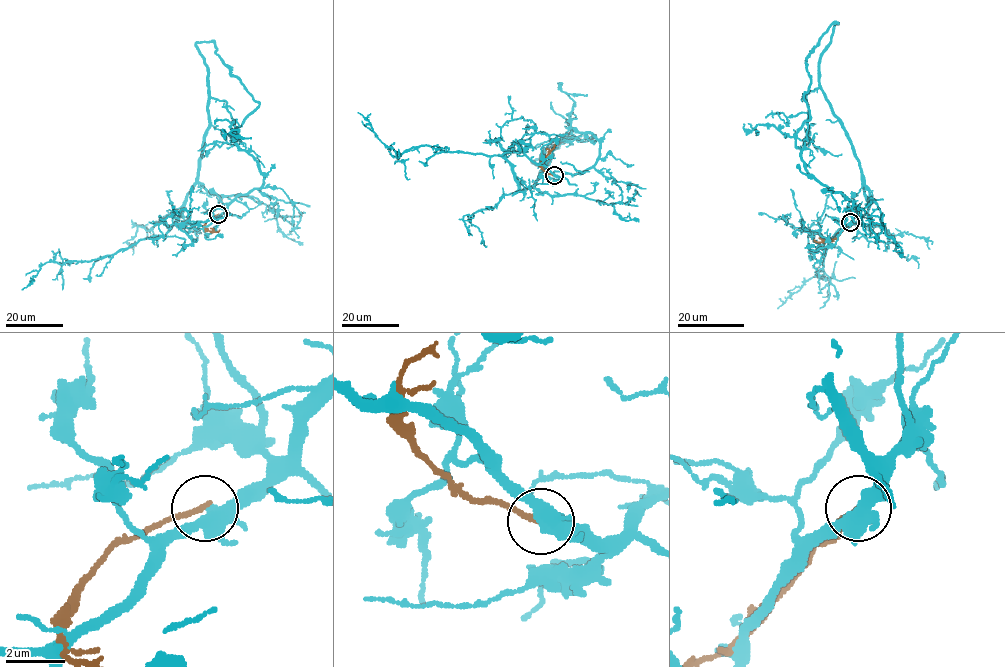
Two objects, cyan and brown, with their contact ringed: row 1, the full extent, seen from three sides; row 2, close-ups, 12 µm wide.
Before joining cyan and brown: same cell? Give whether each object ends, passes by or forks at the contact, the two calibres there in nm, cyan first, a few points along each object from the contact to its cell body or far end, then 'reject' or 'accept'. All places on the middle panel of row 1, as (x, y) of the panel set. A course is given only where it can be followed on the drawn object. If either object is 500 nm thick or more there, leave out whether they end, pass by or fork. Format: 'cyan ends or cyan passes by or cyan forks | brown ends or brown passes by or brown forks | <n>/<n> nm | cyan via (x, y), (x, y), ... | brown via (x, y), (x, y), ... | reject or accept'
cyan forks | brown ends | 400/190 nm | cyan via (554, 176), (517, 143), (505, 152), (520, 190), (584, 195), (614, 203), (620, 218), (638, 221) | brown via (554, 175), (546, 172), (540, 162), (556, 144) | reject

